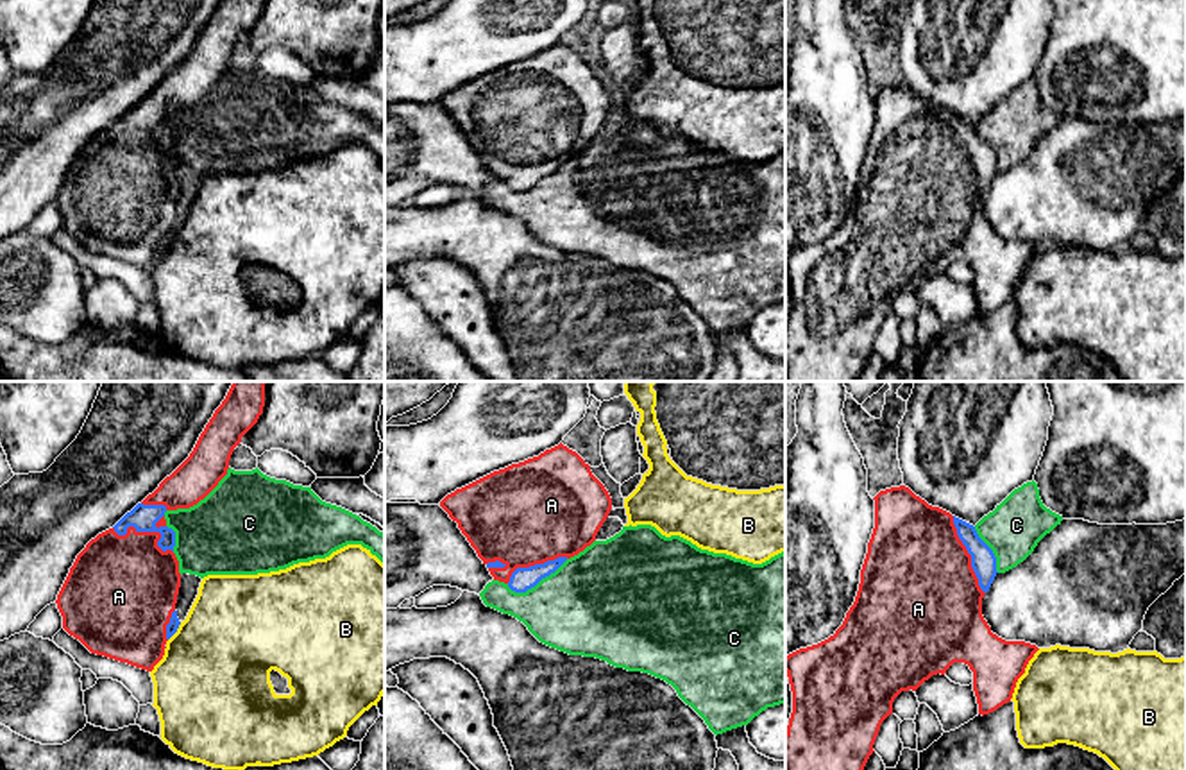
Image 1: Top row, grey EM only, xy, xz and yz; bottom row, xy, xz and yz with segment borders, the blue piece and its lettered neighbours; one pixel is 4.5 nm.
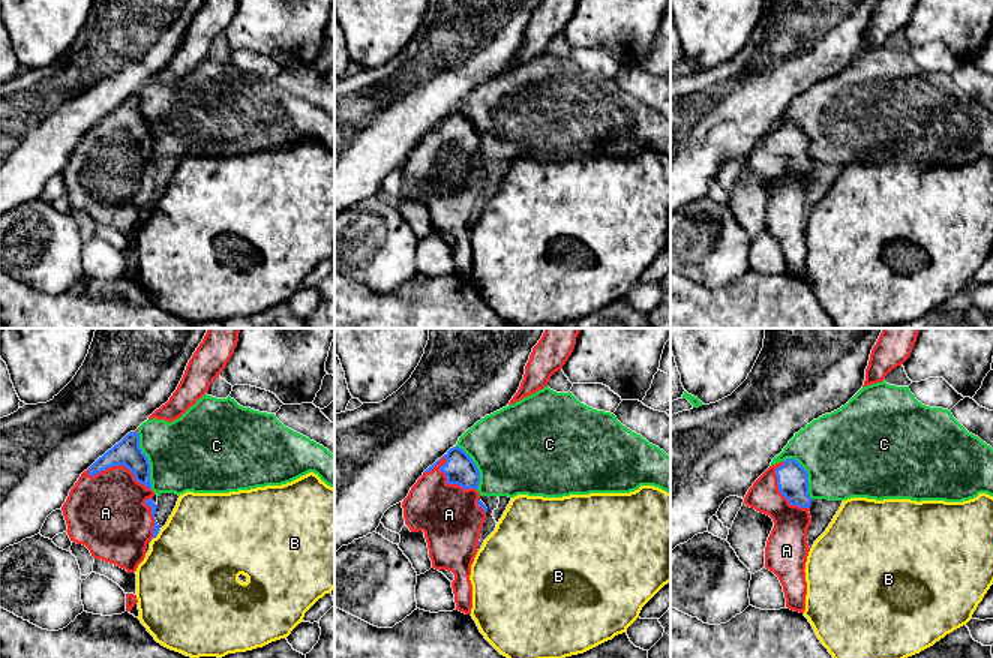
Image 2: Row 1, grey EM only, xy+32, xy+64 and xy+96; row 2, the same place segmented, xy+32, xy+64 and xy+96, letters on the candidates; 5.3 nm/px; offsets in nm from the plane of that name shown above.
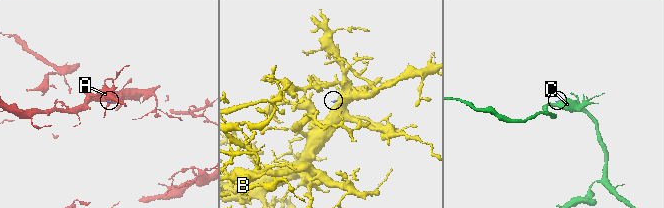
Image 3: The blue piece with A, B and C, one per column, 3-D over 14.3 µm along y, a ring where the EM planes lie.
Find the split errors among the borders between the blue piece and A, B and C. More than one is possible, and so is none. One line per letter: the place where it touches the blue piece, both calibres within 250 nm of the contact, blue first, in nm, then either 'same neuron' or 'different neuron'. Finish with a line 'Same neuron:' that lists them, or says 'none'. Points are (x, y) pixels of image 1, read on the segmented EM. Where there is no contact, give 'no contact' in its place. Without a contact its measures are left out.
A: xy (147, 530) | 120/420 nm | same neuron
B: xy (176, 631) | 50/480 nm | different neuron
C: xz (537, 582) | 110/440 nm | different neuron
Same neuron: A

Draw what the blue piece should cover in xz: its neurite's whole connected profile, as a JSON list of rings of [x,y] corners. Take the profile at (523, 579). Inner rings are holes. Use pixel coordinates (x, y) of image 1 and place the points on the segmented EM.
[[[560,442],[456,489],[440,507],[494,580],[526,593],[596,541],[612,498],[590,466]]]

